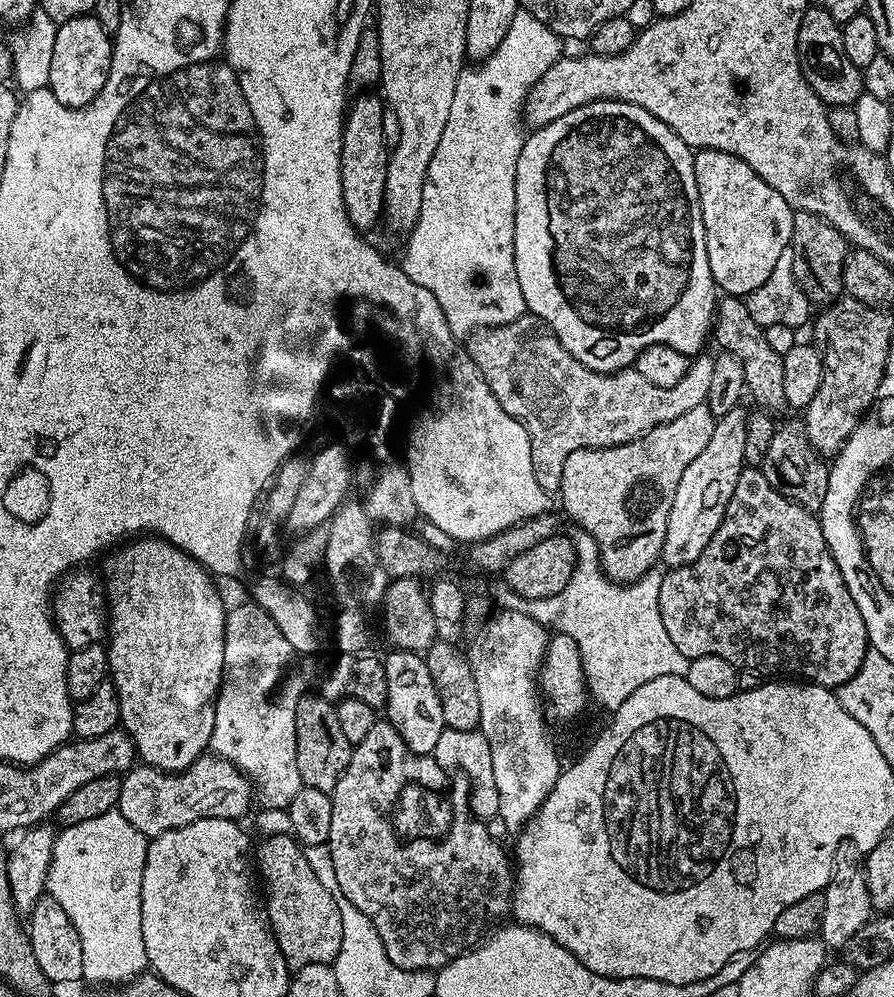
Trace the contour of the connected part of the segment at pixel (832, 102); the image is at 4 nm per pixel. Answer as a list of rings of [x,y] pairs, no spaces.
[[[810,6],[804,11],[802,26],[798,26],[798,62],[806,82],[818,94],[826,106],[846,106],[855,104],[856,99],[866,91],[865,73],[850,58],[842,46],[844,33],[841,21],[819,6]]]

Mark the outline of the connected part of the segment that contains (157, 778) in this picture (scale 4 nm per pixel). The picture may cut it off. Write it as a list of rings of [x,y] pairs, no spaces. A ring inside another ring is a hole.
[[[205,754],[185,772],[160,772],[147,766],[129,768],[120,782],[118,807],[131,826],[151,838],[171,828],[190,826],[190,822],[198,822],[198,818],[239,821],[251,800],[254,800],[254,788],[249,777],[232,761]]]

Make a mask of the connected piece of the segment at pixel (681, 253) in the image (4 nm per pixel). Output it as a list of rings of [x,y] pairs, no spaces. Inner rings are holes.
[[[594,100],[589,104],[583,104],[578,106],[578,110],[570,110],[566,114],[562,114],[562,118],[535,129],[531,135],[525,139],[522,150],[518,154],[518,170],[514,186],[514,270],[518,270],[518,286],[522,286],[522,298],[526,298],[528,312],[537,316],[543,324],[547,324],[558,338],[558,342],[562,342],[562,346],[566,346],[566,350],[570,350],[570,354],[574,354],[574,358],[578,358],[578,362],[582,362],[582,366],[595,372],[621,372],[624,368],[631,368],[637,363],[636,355],[639,352],[640,355],[647,353],[648,348],[655,344],[670,346],[689,358],[703,353],[705,351],[704,343],[710,340],[718,289],[710,274],[710,258],[706,258],[706,230],[702,222],[702,206],[698,198],[698,182],[694,174],[696,158],[693,149],[689,148],[686,142],[682,142],[682,138],[678,138],[678,134],[674,134],[674,130],[670,130],[670,126],[666,126],[666,122],[654,118],[654,114],[650,114],[642,106],[634,106],[621,100]]]

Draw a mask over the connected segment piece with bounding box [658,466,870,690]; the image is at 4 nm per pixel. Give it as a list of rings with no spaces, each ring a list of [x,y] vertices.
[[[756,466],[745,467],[738,478],[738,486],[734,486],[734,494],[726,505],[726,514],[714,534],[710,538],[710,546],[698,554],[698,558],[687,568],[674,568],[665,571],[662,575],[662,586],[658,590],[658,606],[662,614],[662,626],[666,626],[666,634],[670,634],[670,642],[686,654],[688,660],[702,658],[703,656],[717,656],[726,658],[737,669],[750,667],[765,674],[772,672],[785,672],[785,677],[799,678],[804,682],[820,684],[824,688],[836,690],[848,679],[854,678],[862,666],[863,656],[870,647],[866,634],[866,622],[862,622],[862,614],[858,614],[858,606],[854,606],[854,598],[850,598],[850,590],[846,590],[846,582],[826,546],[826,538],[822,534],[819,515],[808,511],[807,508],[796,504],[790,498],[778,494],[770,482],[766,482],[763,471]]]

